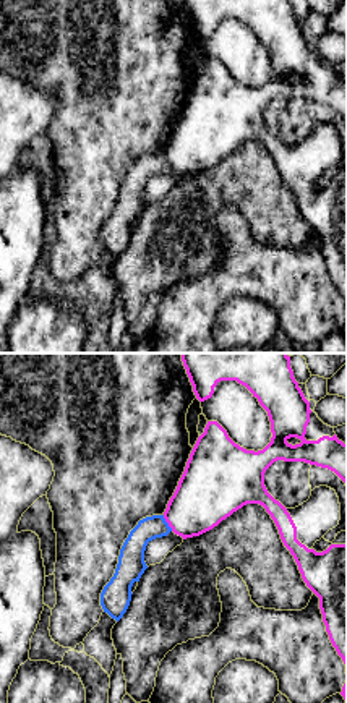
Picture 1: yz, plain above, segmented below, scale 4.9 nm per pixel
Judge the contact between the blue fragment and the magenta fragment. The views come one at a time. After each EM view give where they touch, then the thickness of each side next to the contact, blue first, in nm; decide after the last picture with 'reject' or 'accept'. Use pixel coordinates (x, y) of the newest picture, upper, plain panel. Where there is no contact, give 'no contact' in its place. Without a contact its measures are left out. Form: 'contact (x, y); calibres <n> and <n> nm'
contact (167, 161); calibres 130 and 300 nm

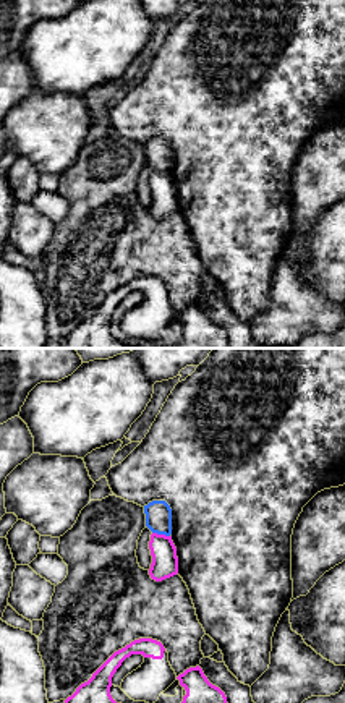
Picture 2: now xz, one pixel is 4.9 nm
contact (161, 170); calibres 130 and 130 nm

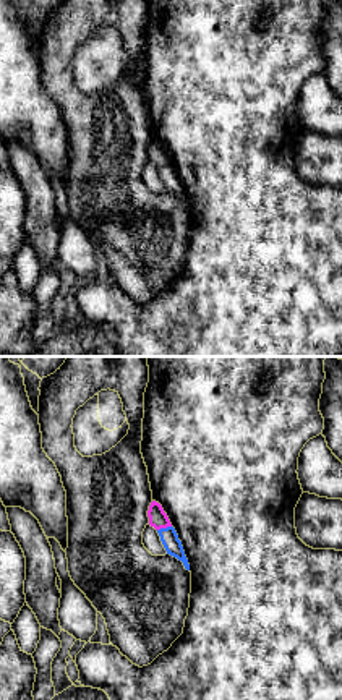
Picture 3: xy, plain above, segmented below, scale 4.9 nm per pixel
contact (164, 166); calibres 90 and 90 nm

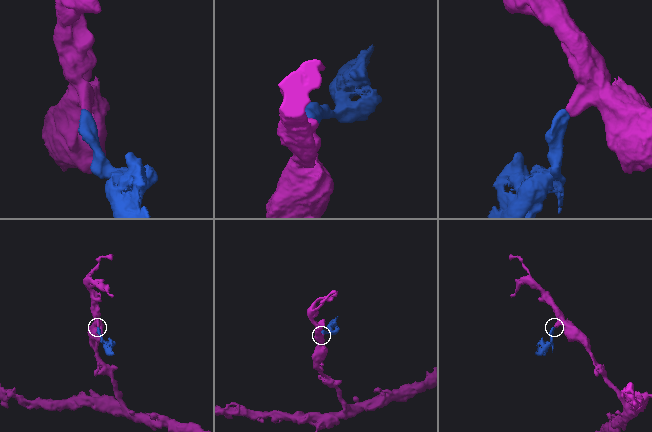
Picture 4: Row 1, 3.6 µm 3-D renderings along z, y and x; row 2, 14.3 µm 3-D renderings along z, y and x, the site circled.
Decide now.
reject

